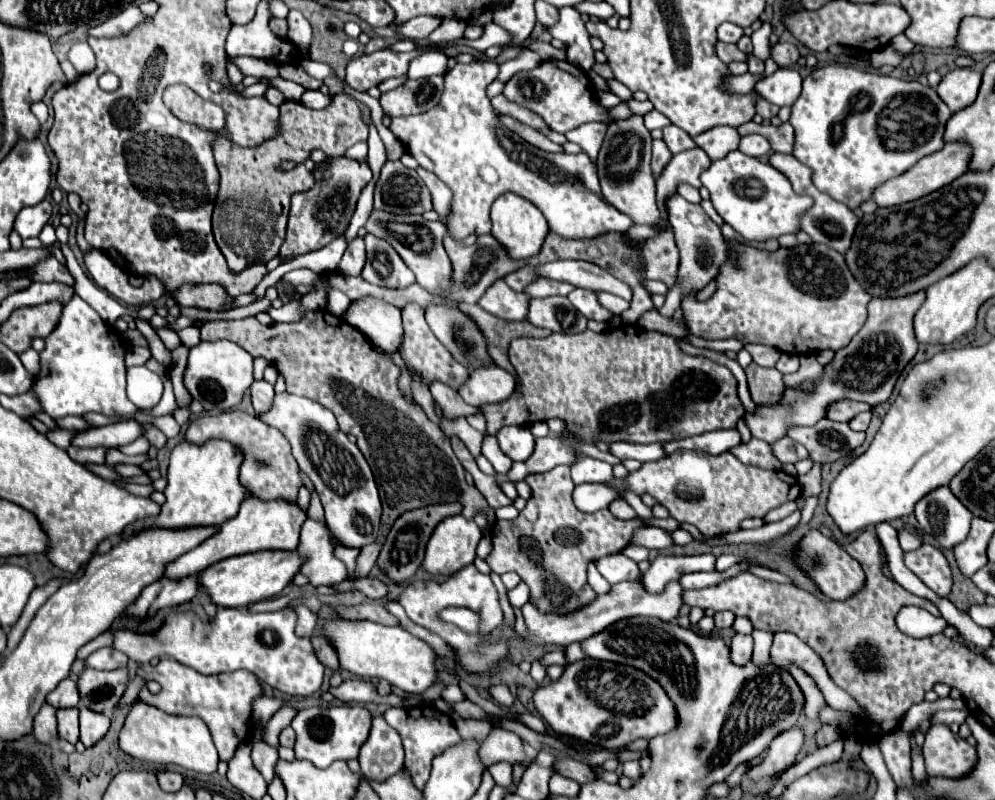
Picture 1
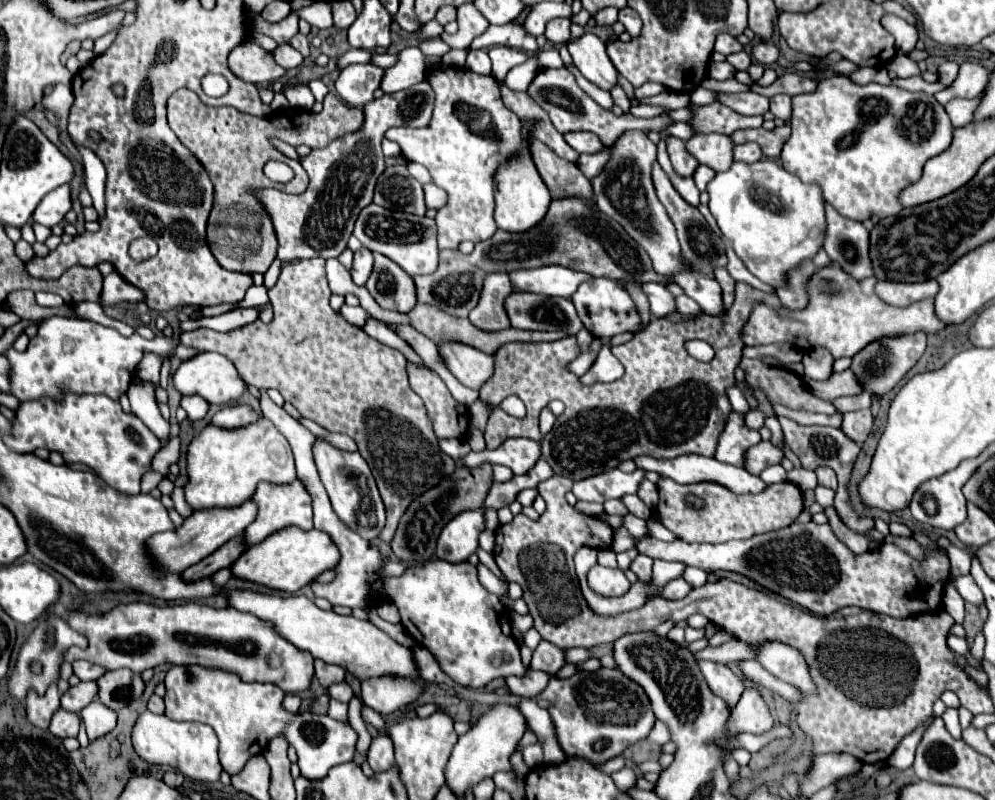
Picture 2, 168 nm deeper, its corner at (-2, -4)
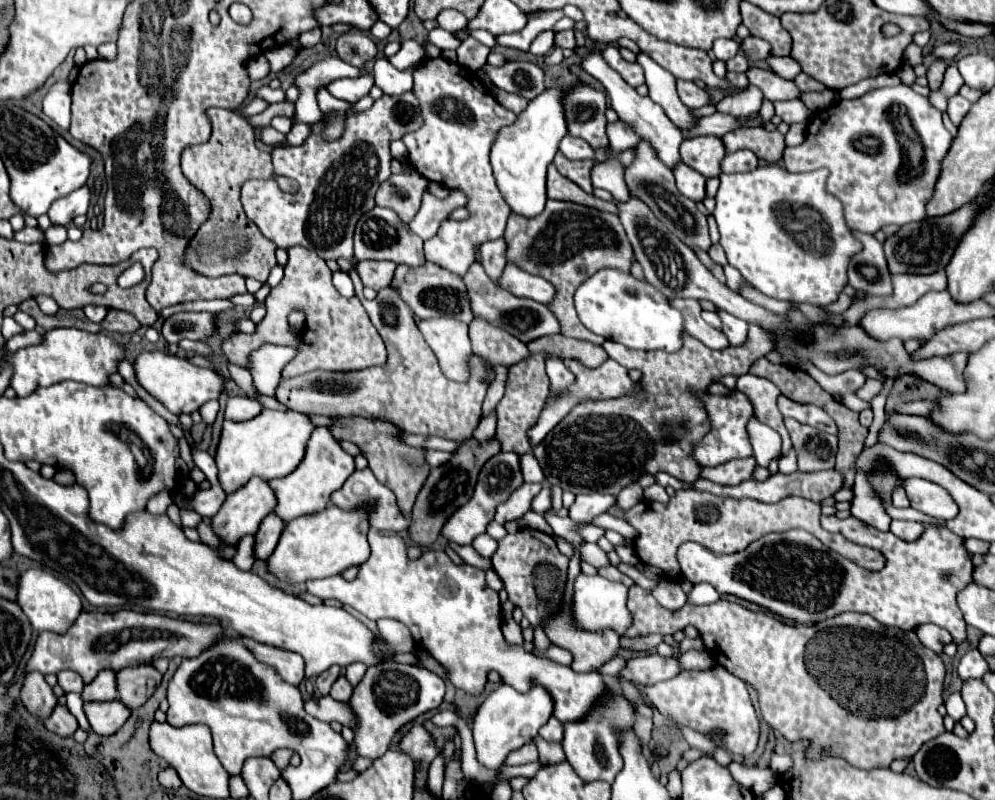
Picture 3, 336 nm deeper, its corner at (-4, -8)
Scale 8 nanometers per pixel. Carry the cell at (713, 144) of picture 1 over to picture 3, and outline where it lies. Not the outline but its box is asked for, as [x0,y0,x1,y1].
[680,135,726,177]

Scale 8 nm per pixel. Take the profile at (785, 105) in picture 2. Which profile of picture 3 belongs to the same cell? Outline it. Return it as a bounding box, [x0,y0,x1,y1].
[774,99,810,125]

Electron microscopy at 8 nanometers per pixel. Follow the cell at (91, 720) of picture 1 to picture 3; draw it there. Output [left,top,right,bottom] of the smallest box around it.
[84,701,130,735]

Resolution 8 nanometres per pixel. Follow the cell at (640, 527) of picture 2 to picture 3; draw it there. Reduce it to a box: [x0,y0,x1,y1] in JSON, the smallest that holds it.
[579,525,605,543]

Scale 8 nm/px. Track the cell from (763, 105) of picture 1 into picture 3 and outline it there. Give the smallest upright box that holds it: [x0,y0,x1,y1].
[676,79,712,109]

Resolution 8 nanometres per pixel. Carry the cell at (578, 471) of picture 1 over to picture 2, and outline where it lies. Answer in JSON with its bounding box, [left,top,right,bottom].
[572,469,646,503]

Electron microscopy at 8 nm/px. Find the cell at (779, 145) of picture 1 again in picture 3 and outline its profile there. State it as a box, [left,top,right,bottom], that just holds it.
[722,127,786,163]

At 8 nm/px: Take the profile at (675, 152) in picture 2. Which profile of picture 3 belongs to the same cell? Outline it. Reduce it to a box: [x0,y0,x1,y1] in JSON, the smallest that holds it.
[672,161,706,201]

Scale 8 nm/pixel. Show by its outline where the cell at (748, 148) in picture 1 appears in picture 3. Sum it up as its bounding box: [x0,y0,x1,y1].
[722,149,758,173]

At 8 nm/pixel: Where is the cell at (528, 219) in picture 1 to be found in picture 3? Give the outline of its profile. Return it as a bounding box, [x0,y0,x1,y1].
[490,85,570,217]

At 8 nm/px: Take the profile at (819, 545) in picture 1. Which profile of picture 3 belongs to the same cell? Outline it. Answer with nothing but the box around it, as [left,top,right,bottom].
[678,515,972,643]

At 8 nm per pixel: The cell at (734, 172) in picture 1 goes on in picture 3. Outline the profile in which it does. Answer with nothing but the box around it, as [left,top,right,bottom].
[712,165,860,305]

